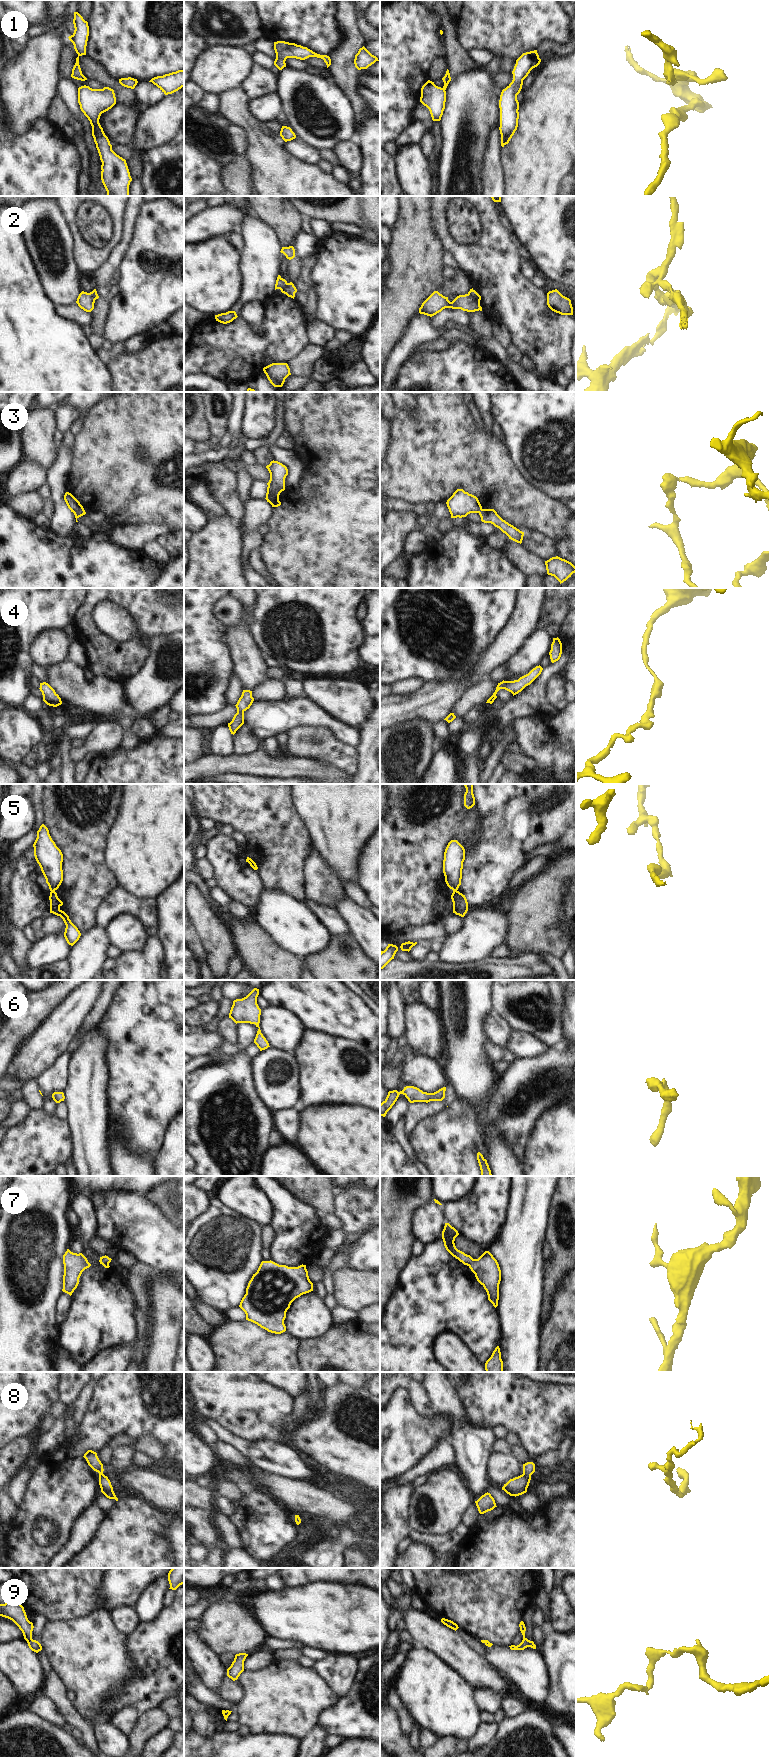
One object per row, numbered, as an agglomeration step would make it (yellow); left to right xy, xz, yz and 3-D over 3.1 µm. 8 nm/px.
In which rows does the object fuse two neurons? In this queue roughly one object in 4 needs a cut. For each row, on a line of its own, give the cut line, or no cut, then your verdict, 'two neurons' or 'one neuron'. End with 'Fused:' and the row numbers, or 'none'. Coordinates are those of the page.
1: no cut; one neuron
2: cut in yz along (467, 294), (477, 303), (480, 309); two neurons
3: no cut; one neuron
4: no cut; one neuron
5: cut in xy along (51, 890), (54, 891); two neurons
6: no cut; one neuron
7: no cut; one neuron
8: no cut; one neuron
9: no cut; one neuron
Fused: 2, 5

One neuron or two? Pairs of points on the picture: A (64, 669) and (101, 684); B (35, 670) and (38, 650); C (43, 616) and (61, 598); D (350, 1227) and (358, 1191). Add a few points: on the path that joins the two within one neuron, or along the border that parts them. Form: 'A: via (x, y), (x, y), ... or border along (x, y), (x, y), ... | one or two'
A: via (73, 678), (81, 686), (92, 686) | one
B: border along (33, 662), (44, 669) | two
C: via (47, 612), (57, 602) | one
D: via (353, 1218), (356, 1213), (356, 1200) | one

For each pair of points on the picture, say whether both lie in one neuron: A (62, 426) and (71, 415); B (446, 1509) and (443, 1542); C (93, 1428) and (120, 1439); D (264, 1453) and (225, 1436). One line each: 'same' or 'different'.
A: same
B: different
C: different
D: same

